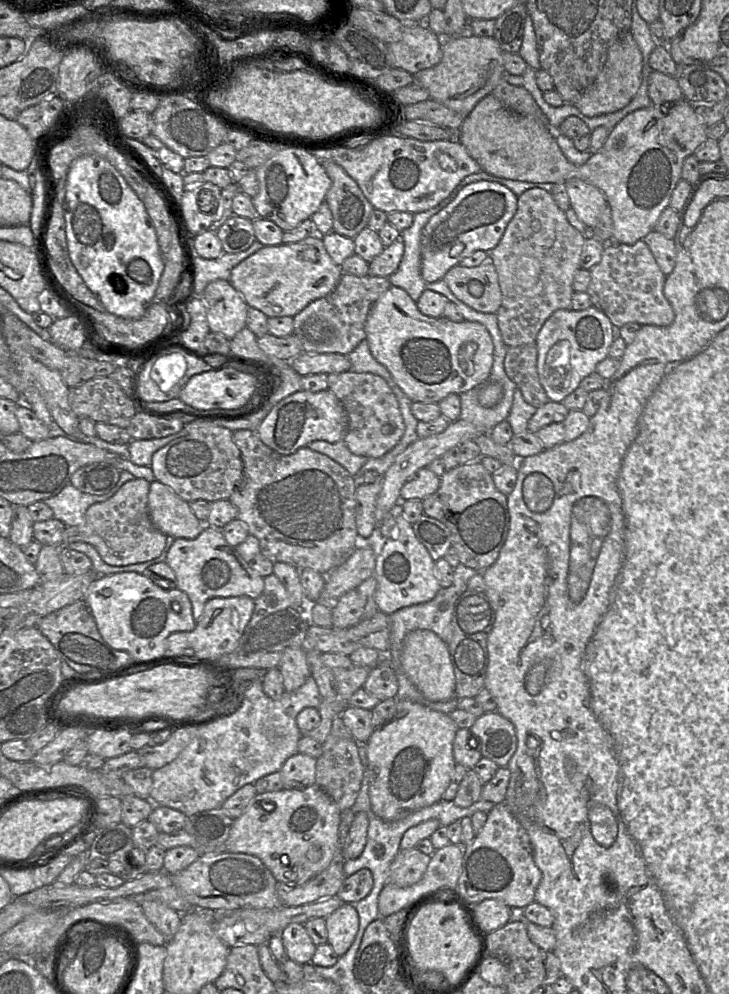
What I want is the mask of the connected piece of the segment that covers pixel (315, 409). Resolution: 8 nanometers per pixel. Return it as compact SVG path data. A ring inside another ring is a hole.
M327 389L320 392L300 390L282 399L265 417L256 433L269 448L289 455L313 441L342 441L346 430L346 412L335 394Z

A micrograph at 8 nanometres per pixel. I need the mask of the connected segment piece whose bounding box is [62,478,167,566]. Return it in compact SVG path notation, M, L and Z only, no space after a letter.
M146 479L126 482L110 499L91 505L80 525L67 526L62 533L62 546L79 541L88 543L111 566L127 566L157 558L165 547L167 536L155 528L149 517L149 489L150 482Z

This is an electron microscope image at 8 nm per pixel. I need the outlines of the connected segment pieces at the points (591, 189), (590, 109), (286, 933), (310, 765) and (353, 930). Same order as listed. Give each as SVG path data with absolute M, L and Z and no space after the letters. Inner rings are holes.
M578 178L565 182L570 206L588 229L596 226L606 204L605 195L596 186Z
M628 32L608 49L606 61L593 84L588 87L574 106L585 116L595 117L616 112L627 106L642 82L643 59L632 33Z
M289 924L279 935L290 960L301 965L311 962L316 945L308 935L304 924Z
M300 752L289 757L280 772L284 787L302 789L315 784L317 759Z
M343 903L325 921L327 943L338 956L344 955L354 942L359 929L359 915L354 904Z

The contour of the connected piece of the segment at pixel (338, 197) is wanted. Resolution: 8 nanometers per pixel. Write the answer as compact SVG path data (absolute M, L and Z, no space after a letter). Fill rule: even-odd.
M332 160L321 164L332 182L325 201L332 213L333 232L354 238L367 227L374 207L341 166Z

